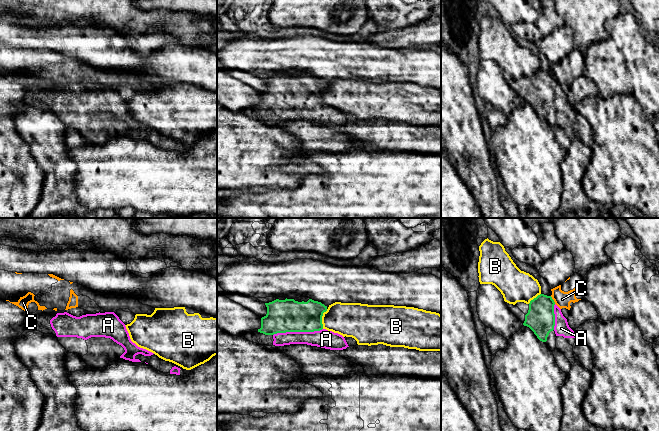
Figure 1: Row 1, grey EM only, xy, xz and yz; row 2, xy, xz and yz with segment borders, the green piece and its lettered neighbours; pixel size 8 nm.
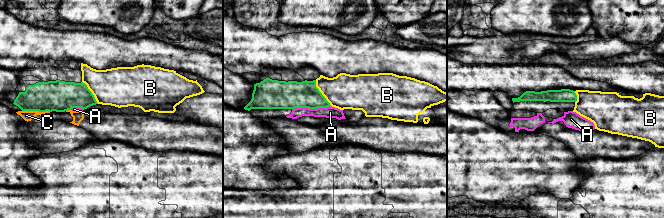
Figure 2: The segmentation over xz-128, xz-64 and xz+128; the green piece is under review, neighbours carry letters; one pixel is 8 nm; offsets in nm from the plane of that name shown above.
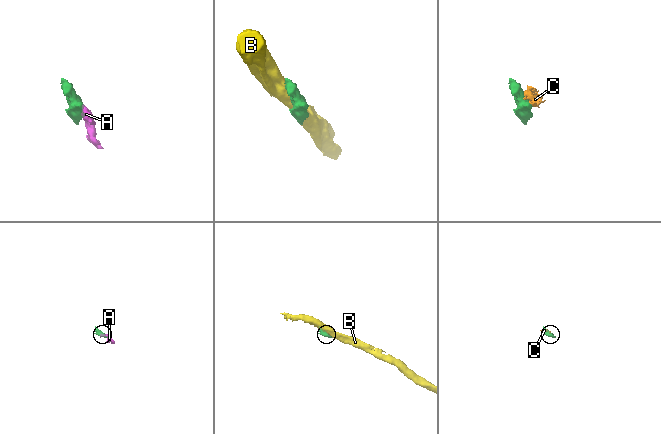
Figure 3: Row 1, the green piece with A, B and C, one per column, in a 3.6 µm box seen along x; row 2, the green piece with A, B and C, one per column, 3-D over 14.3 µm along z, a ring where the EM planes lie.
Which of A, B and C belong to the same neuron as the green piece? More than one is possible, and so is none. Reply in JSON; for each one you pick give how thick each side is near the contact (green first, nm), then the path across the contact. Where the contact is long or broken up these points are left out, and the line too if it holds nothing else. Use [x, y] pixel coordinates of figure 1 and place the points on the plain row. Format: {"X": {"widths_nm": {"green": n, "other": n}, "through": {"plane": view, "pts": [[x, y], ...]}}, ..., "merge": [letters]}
{"A": {"widths_nm": {"green": 260, "other": 150}, "through": {"plane": "xz", "pts": [[288, 91], [297, 107], [310, 107], [326, 115]]}}, "merge": ["A"]}

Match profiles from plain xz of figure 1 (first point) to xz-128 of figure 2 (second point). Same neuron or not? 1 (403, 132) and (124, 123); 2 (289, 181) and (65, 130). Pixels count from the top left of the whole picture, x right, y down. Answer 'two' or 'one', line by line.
1: one
2: two

